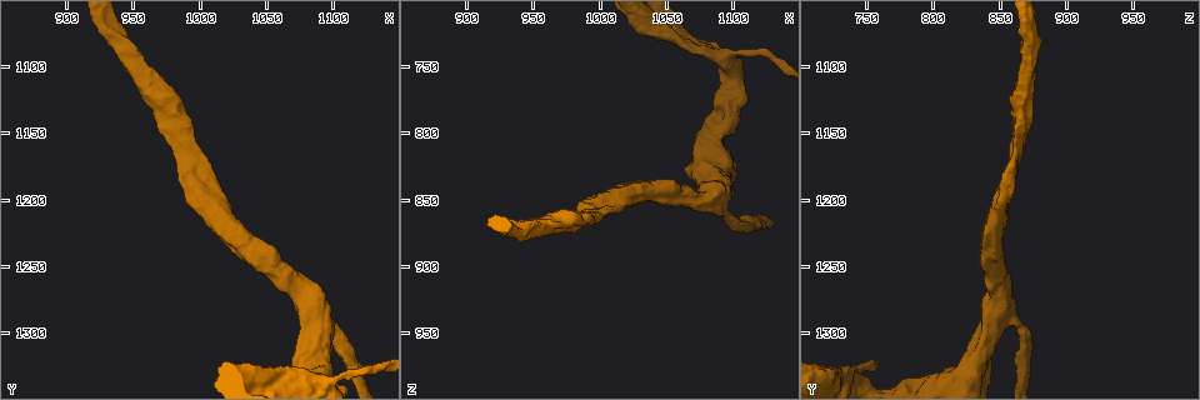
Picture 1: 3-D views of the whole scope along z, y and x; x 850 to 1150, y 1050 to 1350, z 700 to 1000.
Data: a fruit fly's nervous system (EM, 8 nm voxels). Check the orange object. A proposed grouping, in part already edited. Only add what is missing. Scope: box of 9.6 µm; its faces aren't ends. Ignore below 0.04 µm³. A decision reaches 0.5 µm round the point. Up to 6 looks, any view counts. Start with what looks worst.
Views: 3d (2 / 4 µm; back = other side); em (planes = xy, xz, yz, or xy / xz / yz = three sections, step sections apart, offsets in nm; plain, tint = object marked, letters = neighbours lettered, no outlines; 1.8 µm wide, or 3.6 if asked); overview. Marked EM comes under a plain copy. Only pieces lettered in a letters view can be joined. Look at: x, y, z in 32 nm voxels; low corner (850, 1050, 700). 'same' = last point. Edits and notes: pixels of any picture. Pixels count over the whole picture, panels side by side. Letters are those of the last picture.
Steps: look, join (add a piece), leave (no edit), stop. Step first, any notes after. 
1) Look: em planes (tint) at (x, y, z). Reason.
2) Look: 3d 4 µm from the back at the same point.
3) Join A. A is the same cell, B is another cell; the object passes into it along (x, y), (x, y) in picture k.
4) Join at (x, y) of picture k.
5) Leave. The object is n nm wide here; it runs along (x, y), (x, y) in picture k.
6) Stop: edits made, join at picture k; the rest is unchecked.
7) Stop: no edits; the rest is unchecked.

Look: em yz step 8 (tint) at (1074, 1332, 736). Closes a loop.

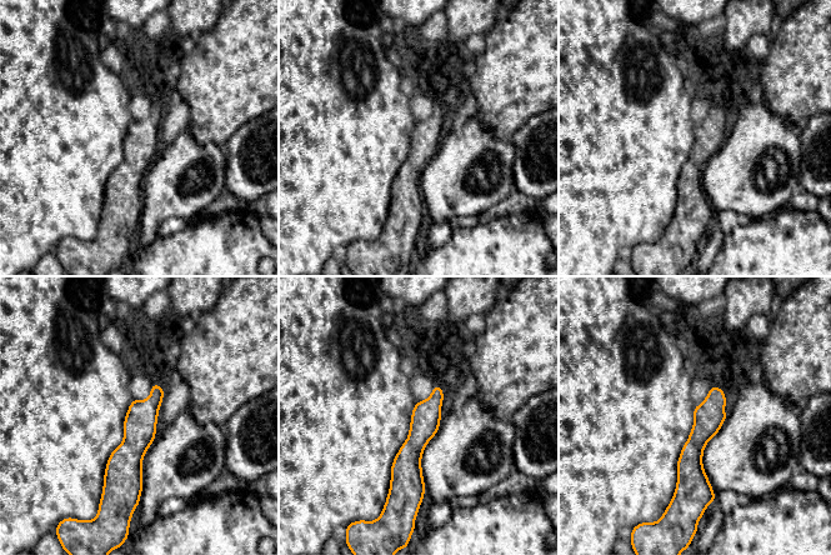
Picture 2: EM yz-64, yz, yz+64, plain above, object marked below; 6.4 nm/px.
Look: em xy step 4 (letters) at the same point.

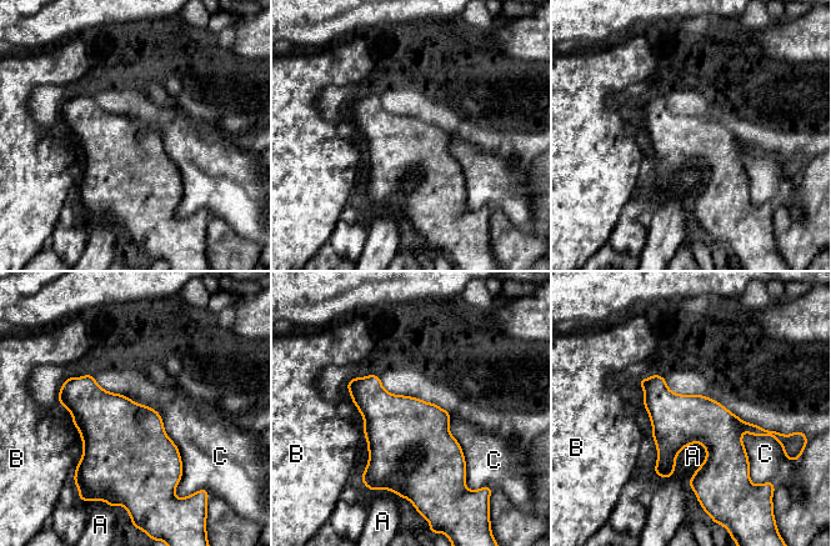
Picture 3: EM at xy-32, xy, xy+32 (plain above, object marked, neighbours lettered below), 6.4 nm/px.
Leave. A, B and C are other cells; a border runs along (124, 395), (159, 414), (178, 485) in picture 3; no lettered piece goes on from it.

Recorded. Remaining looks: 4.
Look: 3d 2 µm at (1006, 1174, 862). Branch stops here.

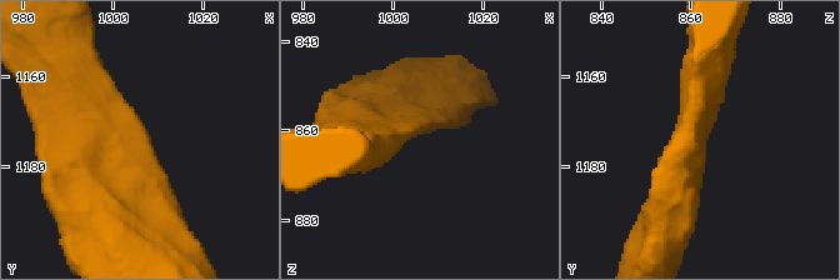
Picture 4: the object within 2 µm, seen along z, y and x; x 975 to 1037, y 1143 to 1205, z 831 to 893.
Look: em yz step 4 (letters) at (1008, 1173, 859).

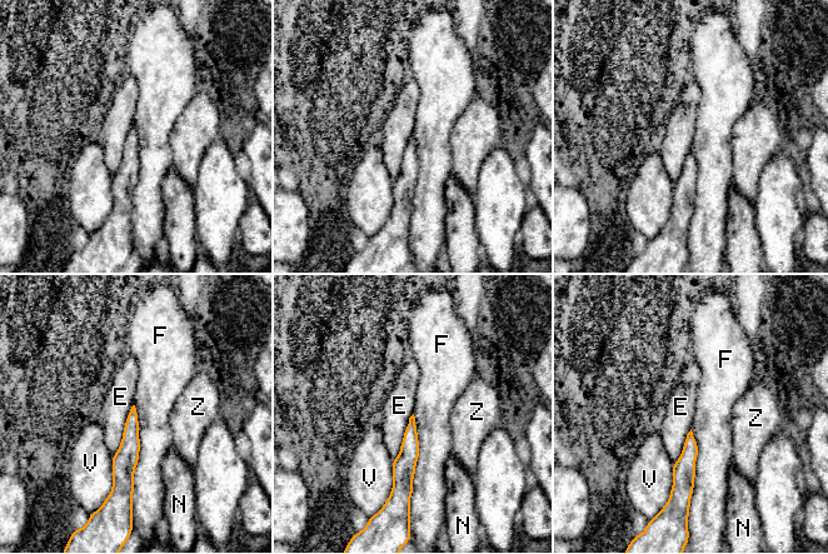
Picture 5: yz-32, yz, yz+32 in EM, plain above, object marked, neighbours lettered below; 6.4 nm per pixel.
Leave. E, F, N, V and Z are other cells; it runs along (133, 412), (126, 457), (126, 489) in picture 5; none of them fits.

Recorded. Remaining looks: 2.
Stop: no edits; the rest is unchecked.

